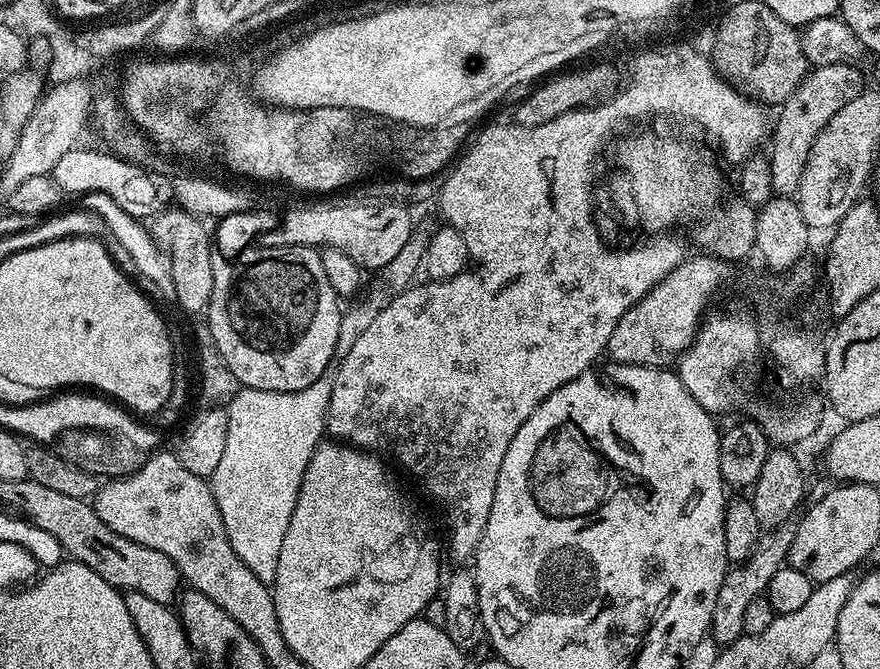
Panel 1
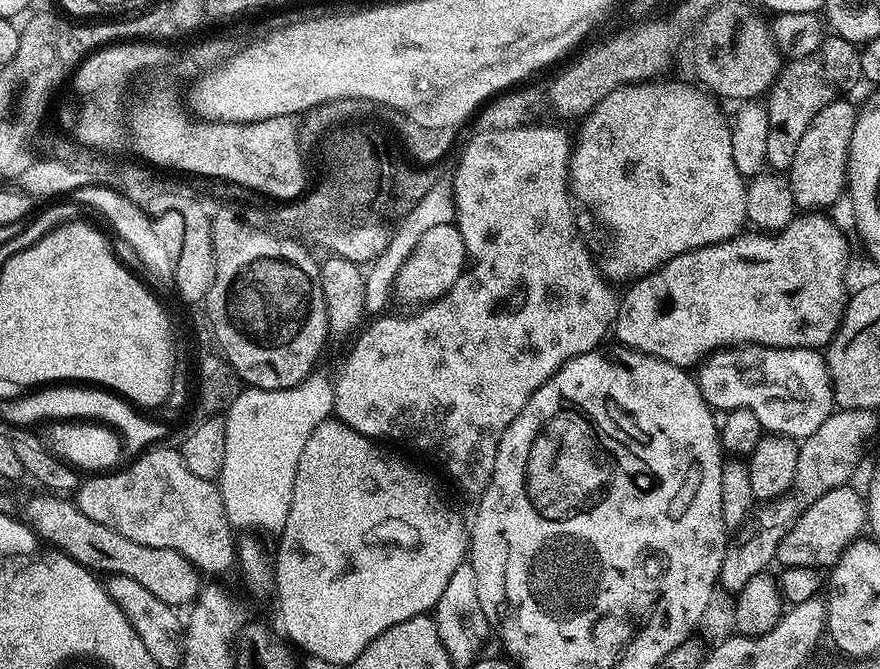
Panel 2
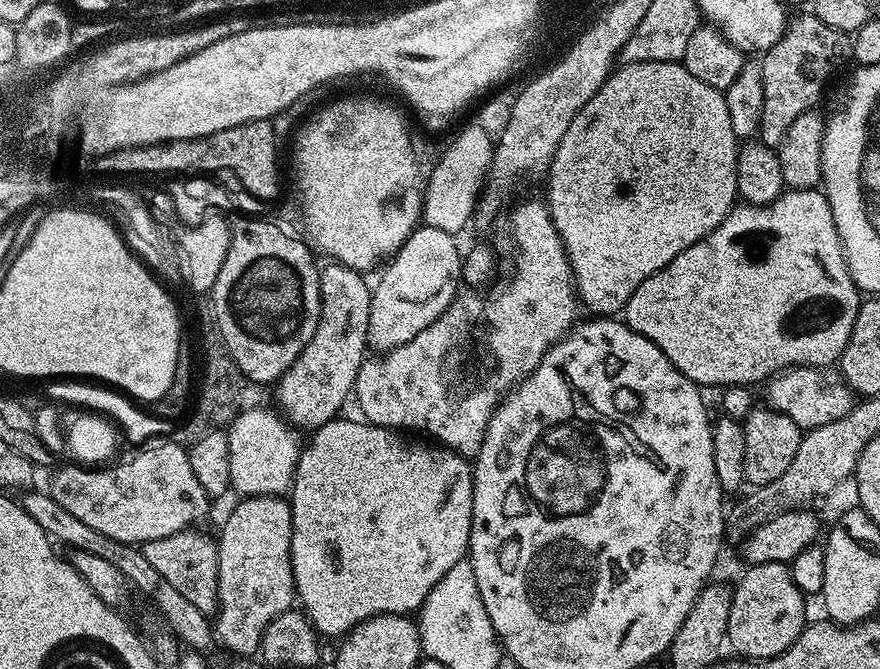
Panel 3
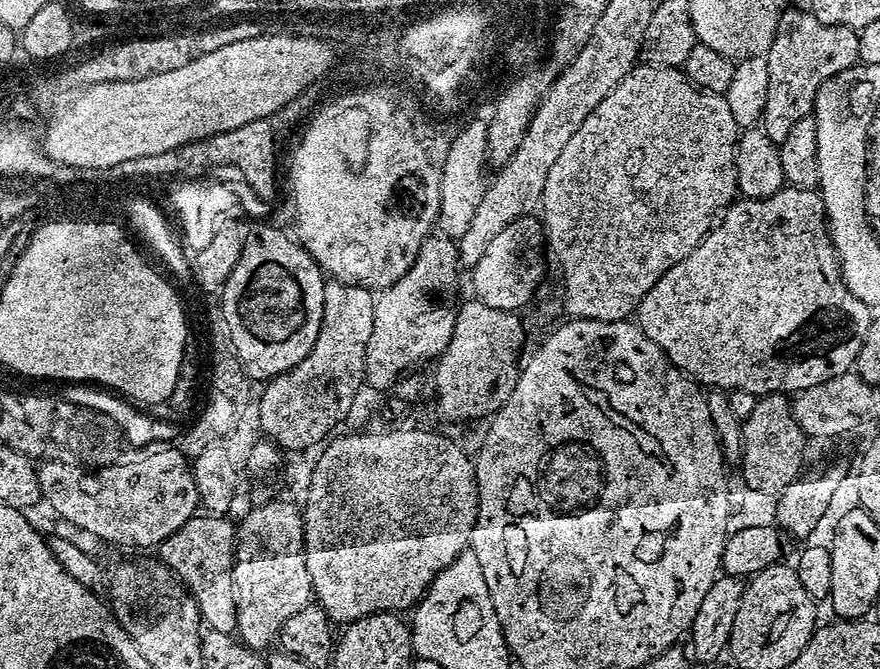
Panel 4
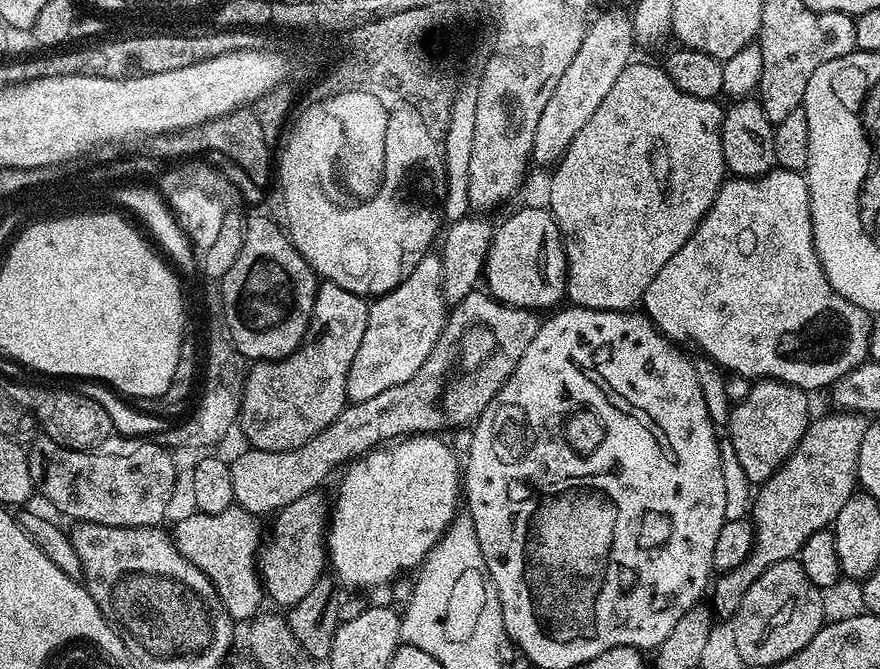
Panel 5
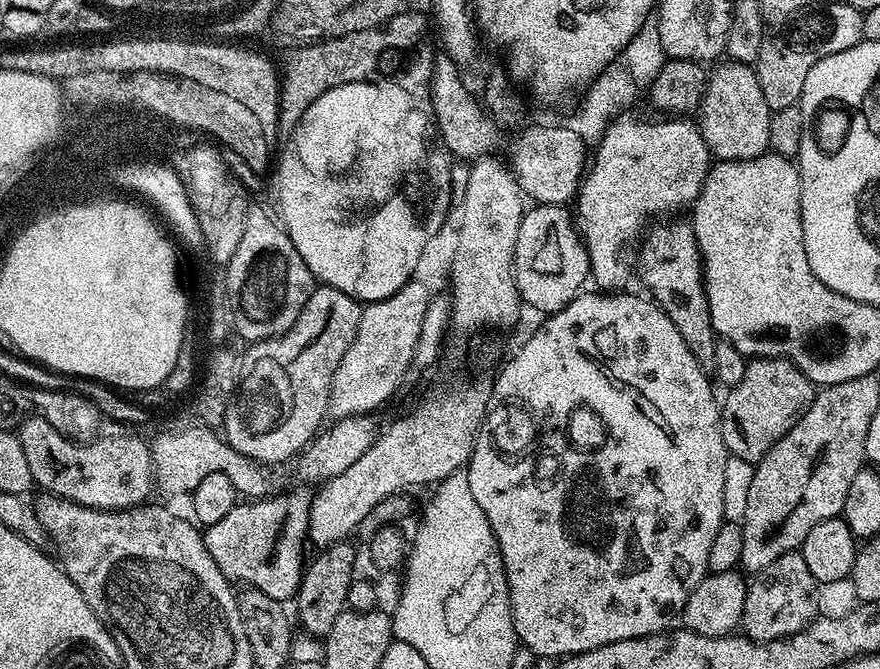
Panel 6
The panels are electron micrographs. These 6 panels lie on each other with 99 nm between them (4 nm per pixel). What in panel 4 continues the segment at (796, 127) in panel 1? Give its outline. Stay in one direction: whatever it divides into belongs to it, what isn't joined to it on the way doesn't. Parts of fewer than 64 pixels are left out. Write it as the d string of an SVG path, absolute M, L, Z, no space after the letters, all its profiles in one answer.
M801 8L779 13L776 33L766 53L770 83L766 89L762 127L777 146L784 141L786 134L790 134L794 122L802 122L802 118L813 115L816 92L822 82L858 61L857 29L847 28L844 24L818 22L811 10Z

